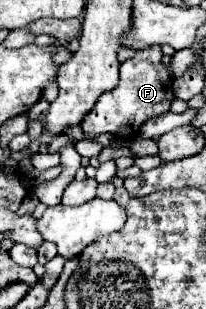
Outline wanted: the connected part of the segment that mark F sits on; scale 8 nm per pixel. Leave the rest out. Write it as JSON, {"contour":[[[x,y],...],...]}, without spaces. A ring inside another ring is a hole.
{"contour":[[[149,46],[145,50],[139,50],[133,58],[121,64],[119,86],[105,92],[101,100],[97,100],[97,108],[93,108],[83,118],[81,128],[89,138],[103,134],[103,132],[111,132],[121,138],[131,138],[127,134],[135,132],[145,120],[167,112],[171,98],[173,98],[171,76],[169,76],[167,66],[163,64],[163,52],[159,46]]]}

